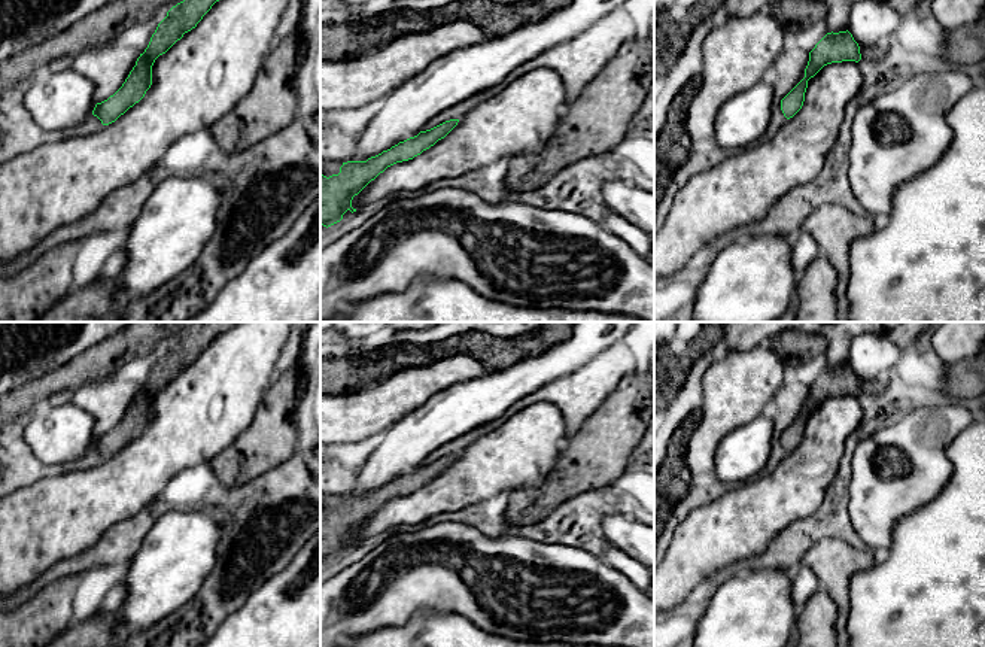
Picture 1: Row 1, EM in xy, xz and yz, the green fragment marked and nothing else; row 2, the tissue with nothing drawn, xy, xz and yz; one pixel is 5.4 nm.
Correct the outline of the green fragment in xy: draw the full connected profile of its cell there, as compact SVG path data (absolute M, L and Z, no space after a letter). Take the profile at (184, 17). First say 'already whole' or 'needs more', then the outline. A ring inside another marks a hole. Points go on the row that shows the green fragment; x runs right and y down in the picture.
already whole; M183 0L173 6L158 24L148 48L137 58L122 86L107 100L97 103L92 115L103 125L109 125L139 103L152 85L155 60L180 40L185 33L195 28L216 1L219 0Z

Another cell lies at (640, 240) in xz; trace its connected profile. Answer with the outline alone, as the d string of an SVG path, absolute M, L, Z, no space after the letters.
M609 212L601 224L618 239L624 240L642 258L654 262L651 236L645 230L633 225L614 212Z

